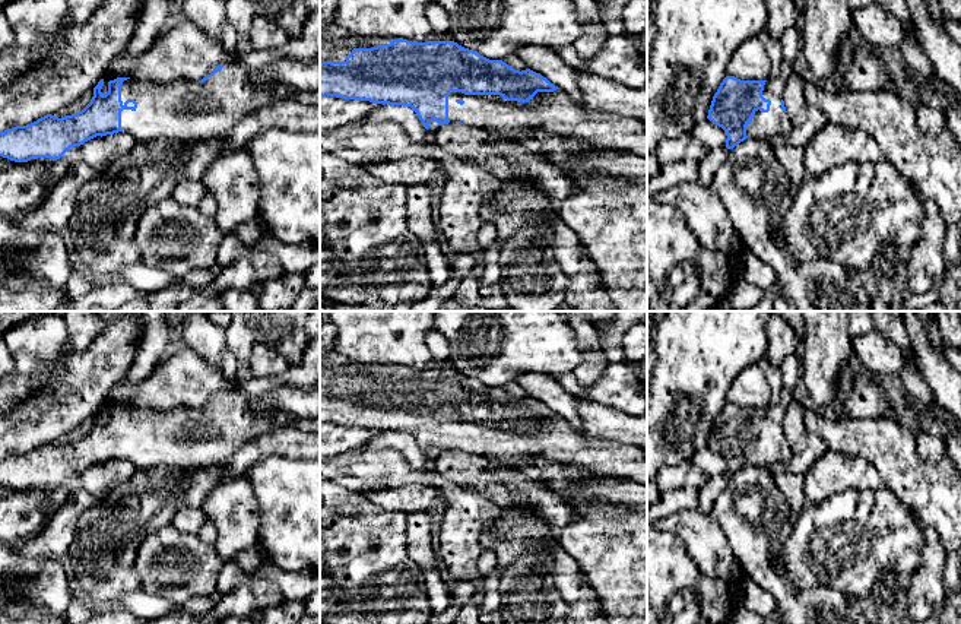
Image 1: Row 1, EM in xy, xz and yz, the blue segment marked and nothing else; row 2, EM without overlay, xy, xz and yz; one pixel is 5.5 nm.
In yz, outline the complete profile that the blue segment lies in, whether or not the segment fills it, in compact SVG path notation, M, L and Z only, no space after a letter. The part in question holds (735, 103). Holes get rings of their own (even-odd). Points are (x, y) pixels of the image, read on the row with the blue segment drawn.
M780 77L723 79L707 118L724 130L727 149L733 149L746 137L762 140L773 134L790 134L793 124L783 101L784 85Z

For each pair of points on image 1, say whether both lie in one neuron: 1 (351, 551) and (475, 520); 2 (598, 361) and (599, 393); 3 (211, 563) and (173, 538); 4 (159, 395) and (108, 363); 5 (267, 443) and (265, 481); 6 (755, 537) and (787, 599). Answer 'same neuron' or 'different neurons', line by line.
1: different neurons
2: different neurons
3: same neuron
4: different neurons
5: different neurons
6: same neuron

